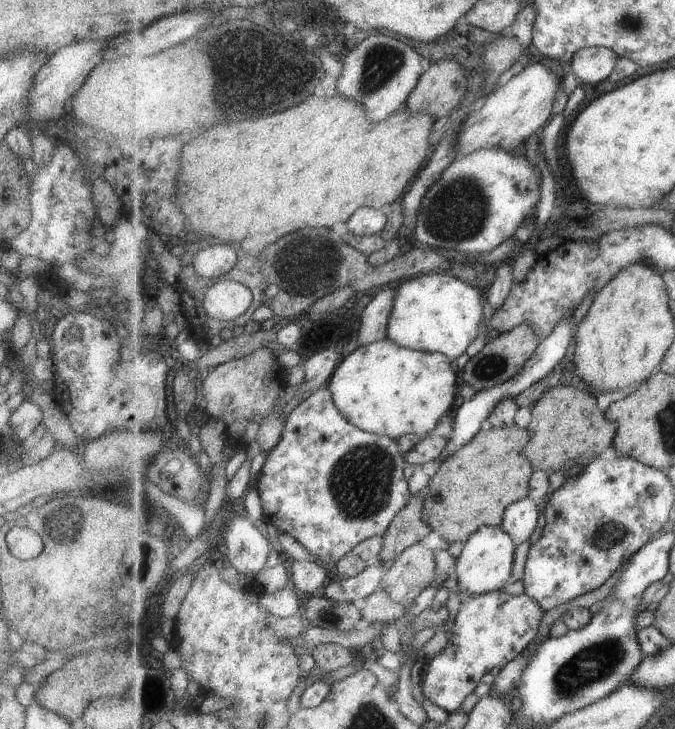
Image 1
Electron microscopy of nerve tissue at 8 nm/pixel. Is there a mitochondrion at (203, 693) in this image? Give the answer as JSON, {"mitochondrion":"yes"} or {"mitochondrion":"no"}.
{"mitochondrion":"no"}

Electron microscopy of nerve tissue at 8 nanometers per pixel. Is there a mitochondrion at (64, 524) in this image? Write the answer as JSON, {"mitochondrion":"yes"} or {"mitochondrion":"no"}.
{"mitochondrion":"yes"}

